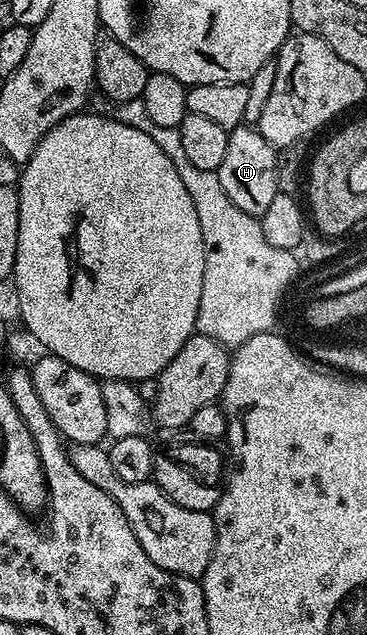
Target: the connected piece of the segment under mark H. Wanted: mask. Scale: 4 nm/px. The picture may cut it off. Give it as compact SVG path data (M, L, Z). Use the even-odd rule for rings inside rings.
M244 123L229 130L227 139L227 155L223 155L223 163L216 169L219 183L223 183L223 191L227 191L227 199L239 207L239 211L247 211L247 215L260 219L267 207L271 207L271 199L279 192L277 188L277 154L278 150L267 139L263 139L261 130Z

